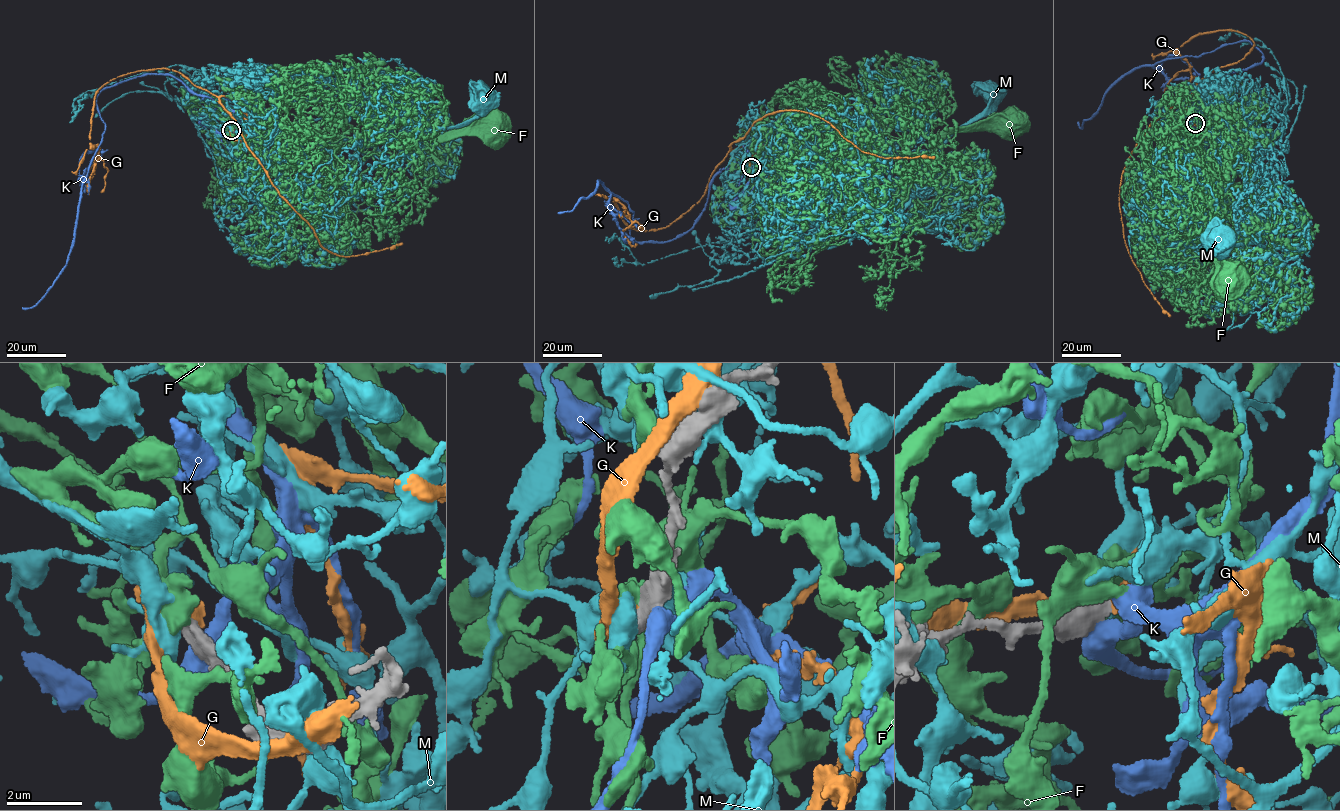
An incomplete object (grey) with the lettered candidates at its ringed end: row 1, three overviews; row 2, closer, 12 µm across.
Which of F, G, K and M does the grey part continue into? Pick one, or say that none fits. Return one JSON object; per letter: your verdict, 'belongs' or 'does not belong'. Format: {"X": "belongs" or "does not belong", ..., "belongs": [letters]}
{"F": "does not belong", "G": "does not belong", "K": "does not belong", "M": "does not belong", "belongs": []}

